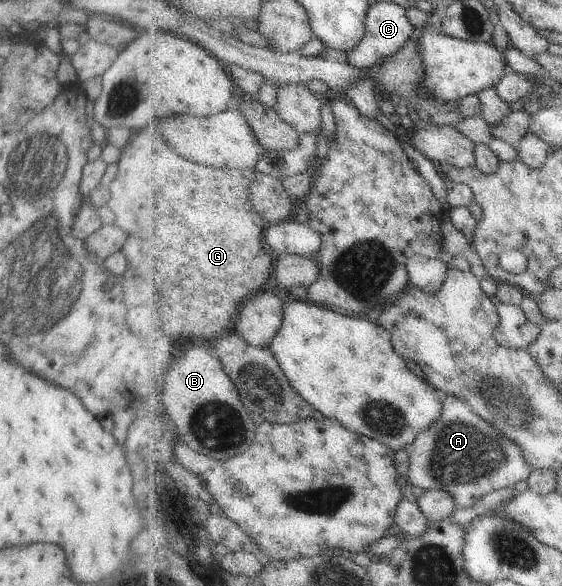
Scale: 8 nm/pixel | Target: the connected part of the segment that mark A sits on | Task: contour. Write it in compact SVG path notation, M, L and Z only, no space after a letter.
M446 393L443 401L445 408L442 417L427 430L424 430L415 441L412 449L412 465L410 481L416 486L428 490L444 488L447 492L455 495L457 507L462 509L473 508L478 505L486 495L492 495L500 489L521 488L534 473L535 467L529 462L527 453L523 447L509 436L498 431L496 439L496 427L482 419L476 413L468 401L460 396Z

